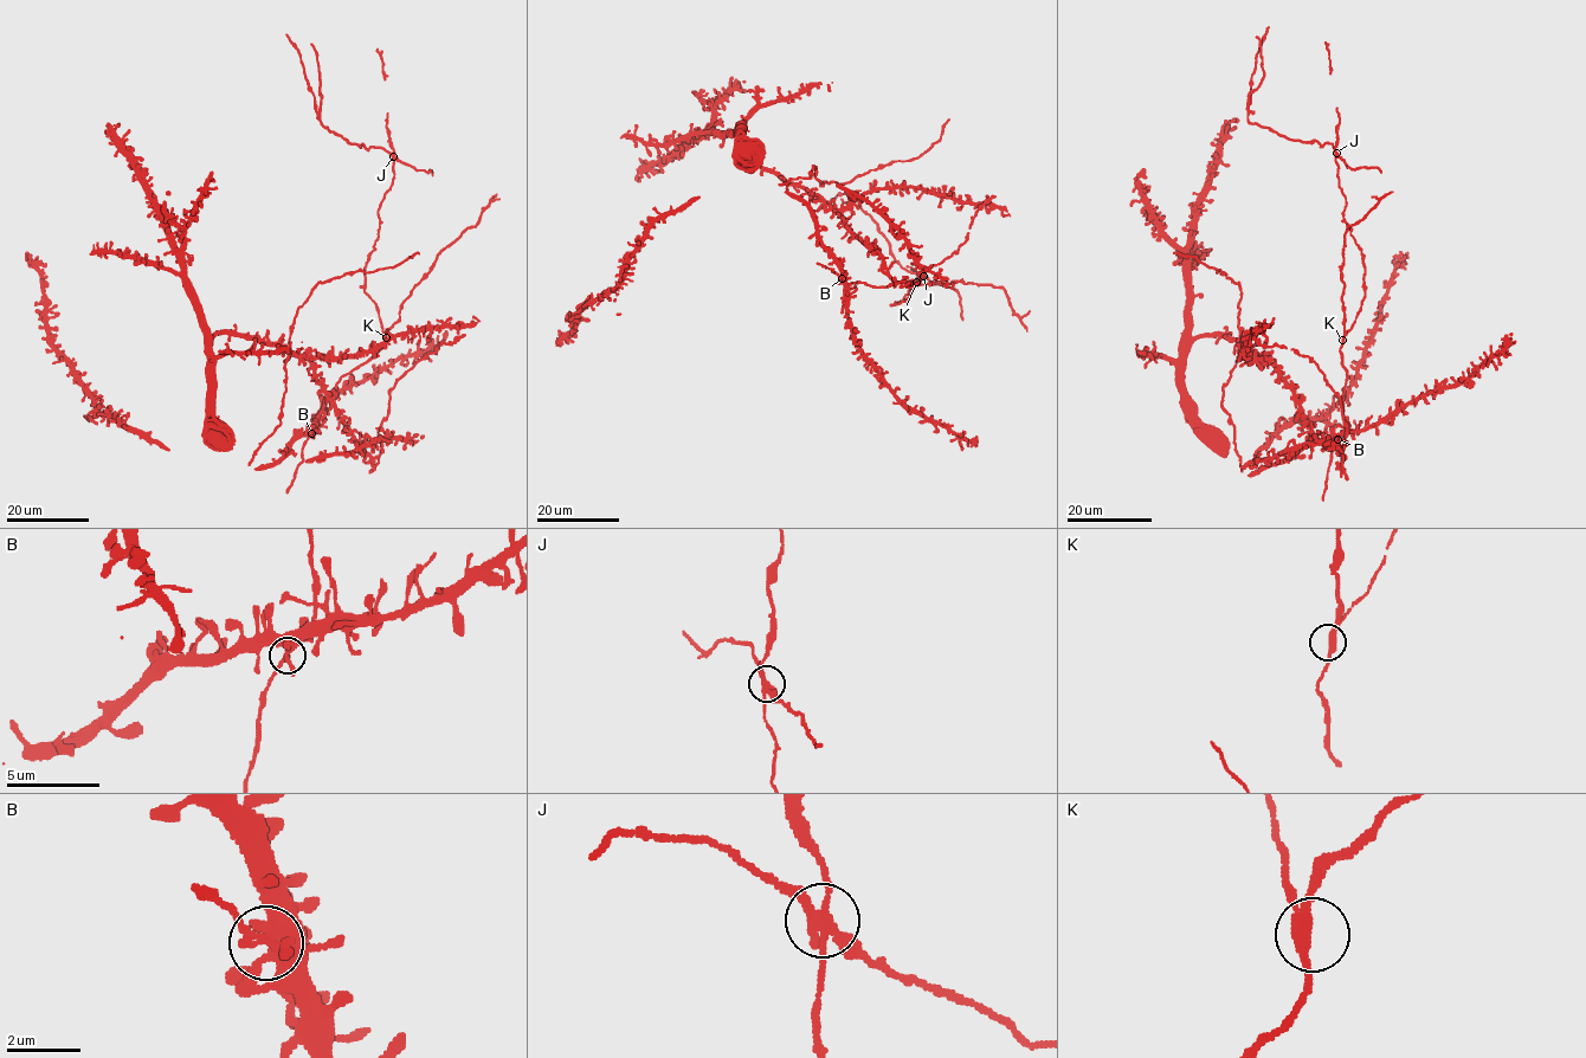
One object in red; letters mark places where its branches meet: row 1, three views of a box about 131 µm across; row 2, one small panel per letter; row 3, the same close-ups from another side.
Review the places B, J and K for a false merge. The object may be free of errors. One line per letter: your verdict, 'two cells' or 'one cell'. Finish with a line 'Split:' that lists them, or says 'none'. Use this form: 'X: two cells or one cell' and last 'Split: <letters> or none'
B: one cell
J: two cells
K: one cell
Split: J

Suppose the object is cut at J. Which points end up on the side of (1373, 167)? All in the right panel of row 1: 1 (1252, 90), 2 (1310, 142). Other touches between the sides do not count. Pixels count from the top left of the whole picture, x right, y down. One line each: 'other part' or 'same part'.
1: same part
2: same part

